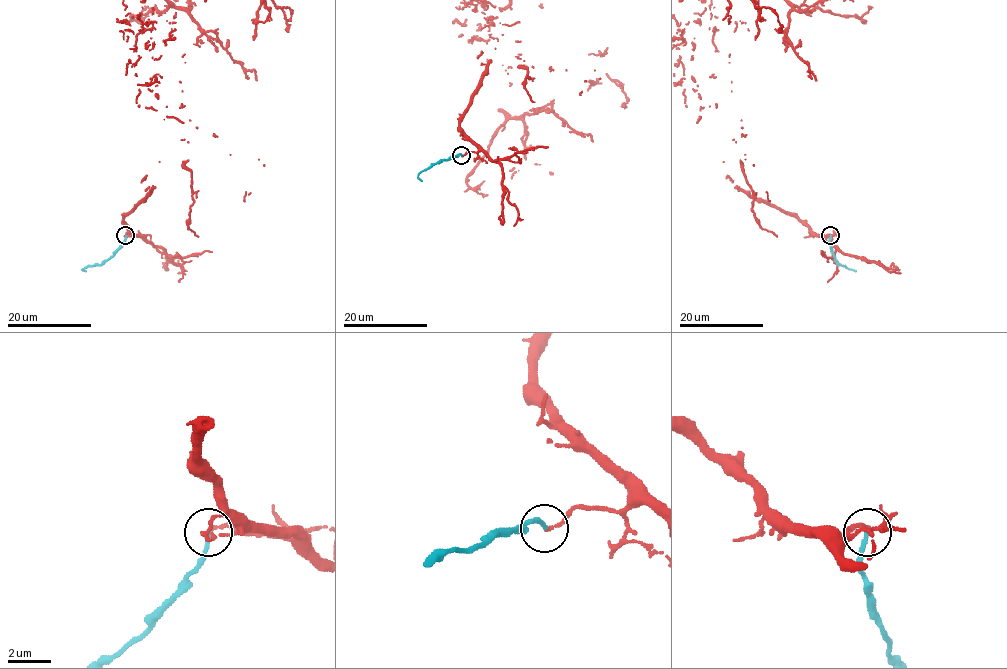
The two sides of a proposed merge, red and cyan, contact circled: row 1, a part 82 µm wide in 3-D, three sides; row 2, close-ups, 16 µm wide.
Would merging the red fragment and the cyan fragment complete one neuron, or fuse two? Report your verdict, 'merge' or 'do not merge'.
do not merge

